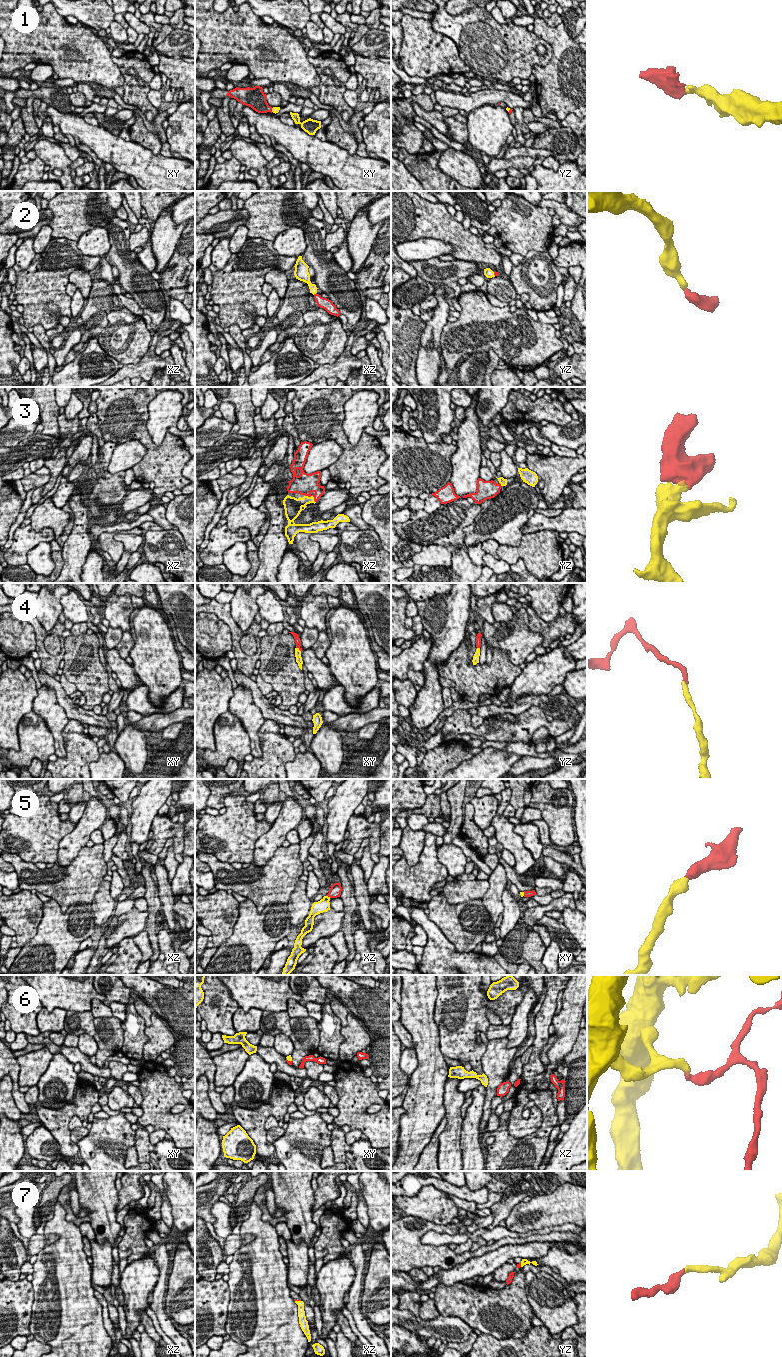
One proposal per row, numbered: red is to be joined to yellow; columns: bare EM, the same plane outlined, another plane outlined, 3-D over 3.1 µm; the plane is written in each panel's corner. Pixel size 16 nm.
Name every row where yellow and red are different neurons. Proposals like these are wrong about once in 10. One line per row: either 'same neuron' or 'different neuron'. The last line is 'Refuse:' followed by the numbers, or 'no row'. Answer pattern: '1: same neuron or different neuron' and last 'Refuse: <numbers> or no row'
1: same neuron
2: same neuron
3: same neuron
4: same neuron
5: same neuron
6: same neuron
7: same neuron
Refuse: no row

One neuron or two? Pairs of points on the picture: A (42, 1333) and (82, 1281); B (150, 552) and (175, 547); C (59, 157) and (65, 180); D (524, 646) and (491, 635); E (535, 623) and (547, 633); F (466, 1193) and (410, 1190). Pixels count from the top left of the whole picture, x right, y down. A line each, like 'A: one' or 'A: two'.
A: one
B: one
C: one
D: one
E: one
F: one

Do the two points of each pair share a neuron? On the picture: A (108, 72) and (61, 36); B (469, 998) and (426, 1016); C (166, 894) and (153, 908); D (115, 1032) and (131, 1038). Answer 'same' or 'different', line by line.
A: same
B: different
C: different
D: different

